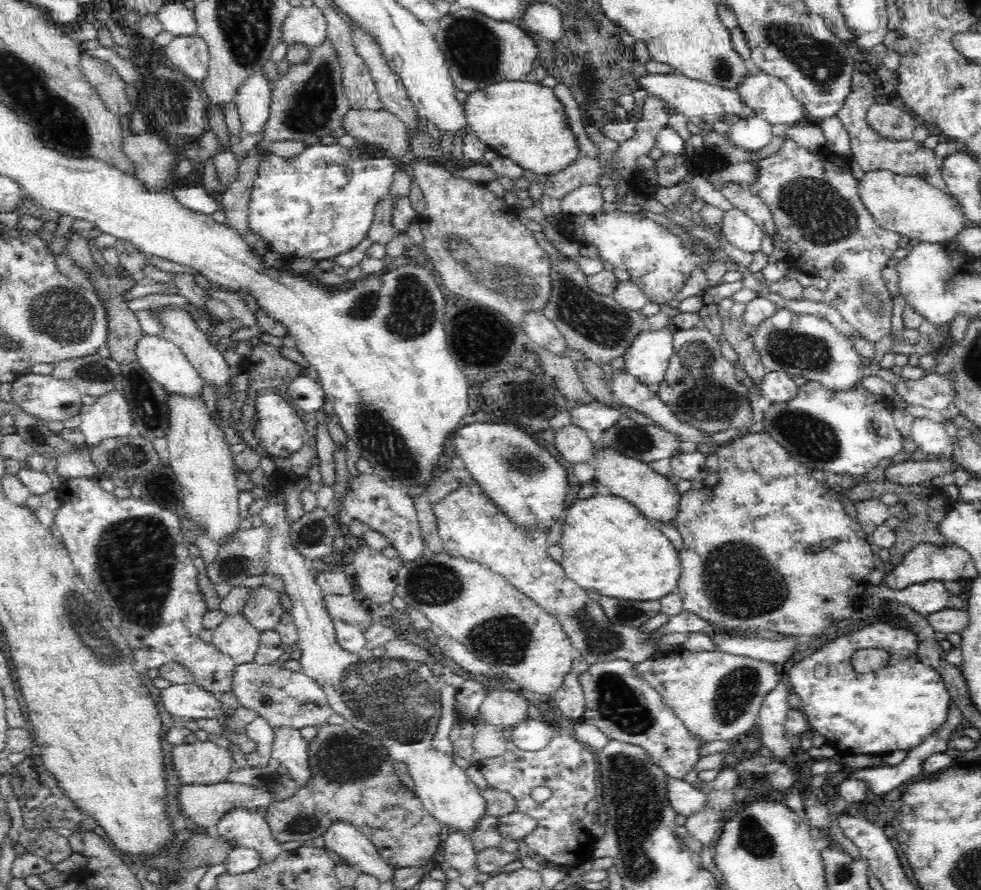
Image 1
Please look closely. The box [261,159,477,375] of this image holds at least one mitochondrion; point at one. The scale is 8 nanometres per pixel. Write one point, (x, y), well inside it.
(413, 306)

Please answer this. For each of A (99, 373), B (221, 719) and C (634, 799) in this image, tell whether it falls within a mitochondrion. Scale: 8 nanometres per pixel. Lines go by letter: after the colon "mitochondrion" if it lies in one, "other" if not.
A: mitochondrion
B: other
C: mitochondrion

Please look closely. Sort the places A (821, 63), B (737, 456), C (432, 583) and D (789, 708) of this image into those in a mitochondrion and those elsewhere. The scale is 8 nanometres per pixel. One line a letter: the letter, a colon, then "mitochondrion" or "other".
A: mitochondrion
B: other
C: mitochondrion
D: other

